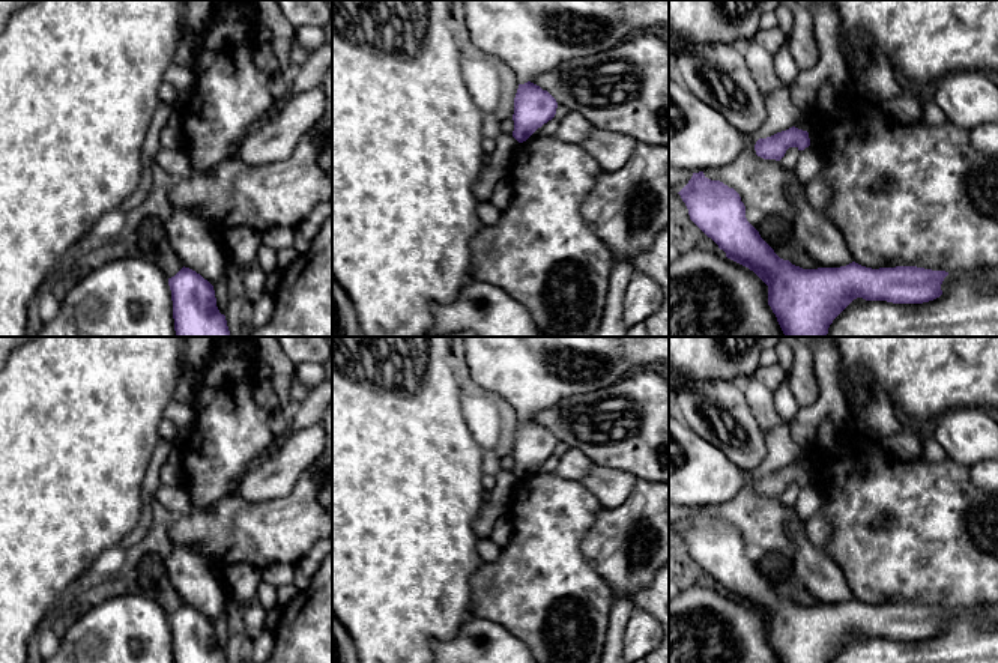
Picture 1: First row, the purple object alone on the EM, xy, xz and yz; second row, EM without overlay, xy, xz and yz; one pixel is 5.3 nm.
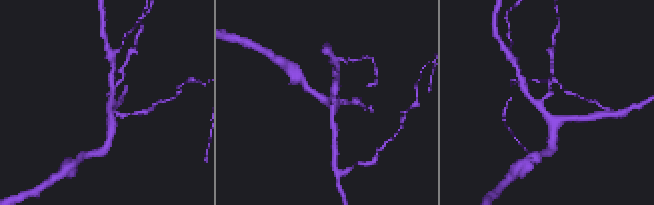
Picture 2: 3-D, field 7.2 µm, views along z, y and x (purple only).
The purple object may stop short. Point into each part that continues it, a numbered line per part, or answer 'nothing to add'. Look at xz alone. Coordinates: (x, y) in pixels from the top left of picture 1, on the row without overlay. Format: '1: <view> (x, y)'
nothing to add

